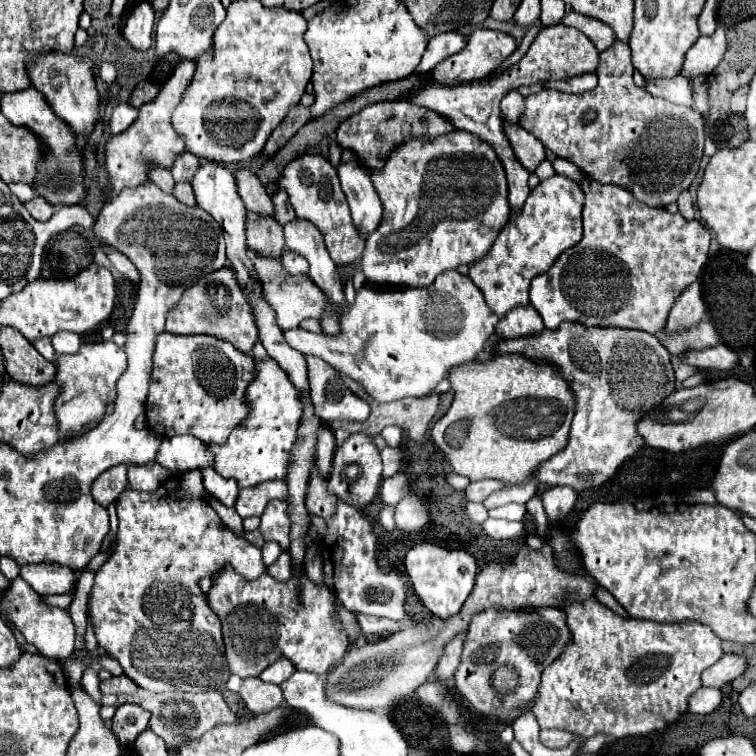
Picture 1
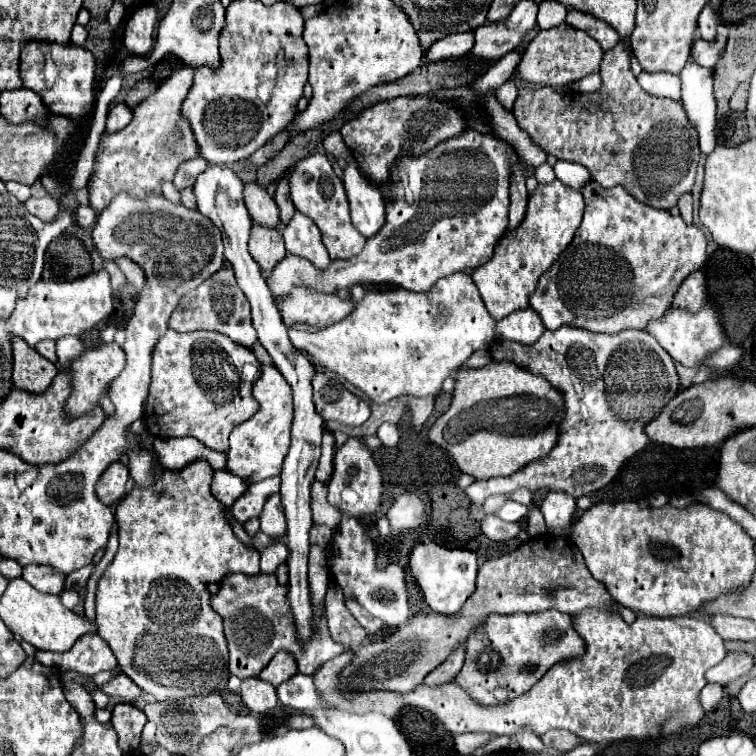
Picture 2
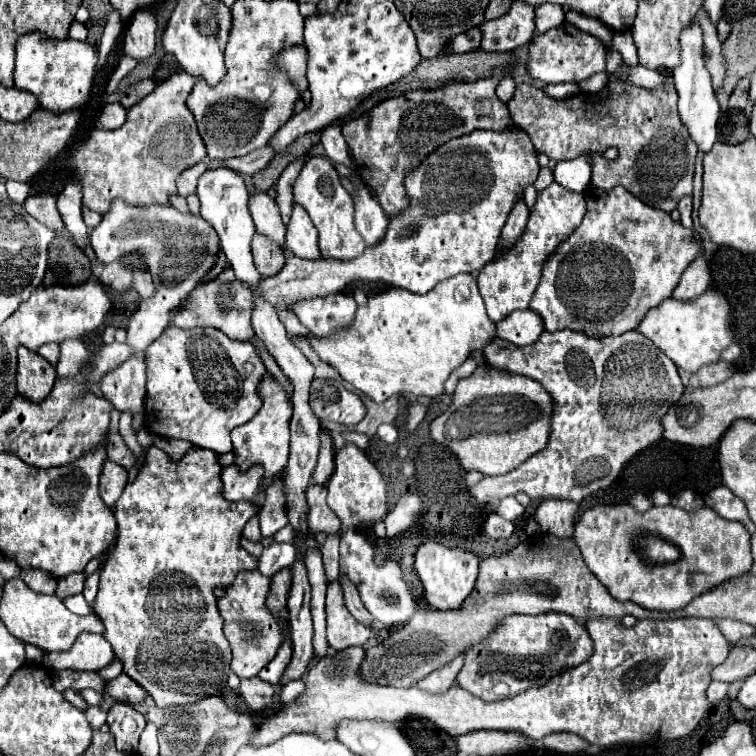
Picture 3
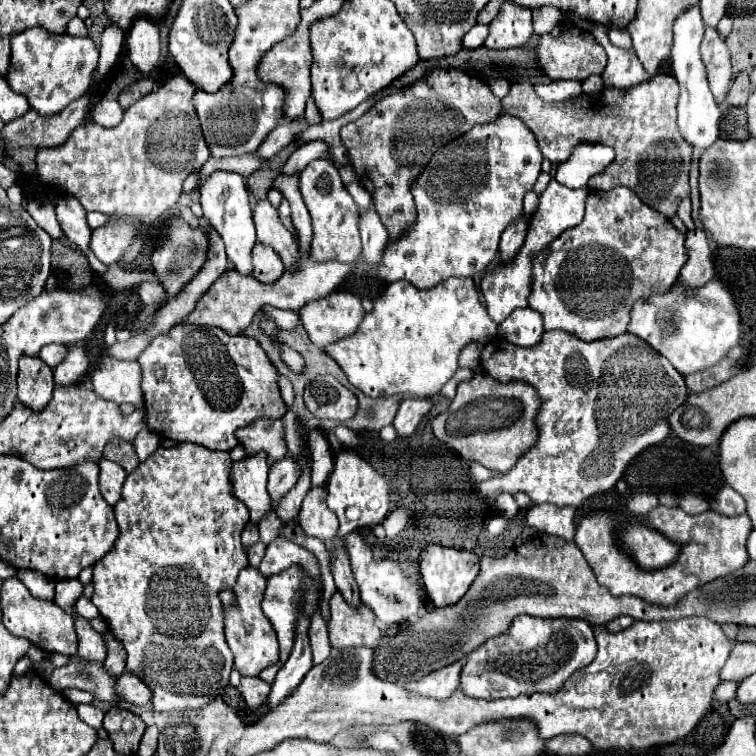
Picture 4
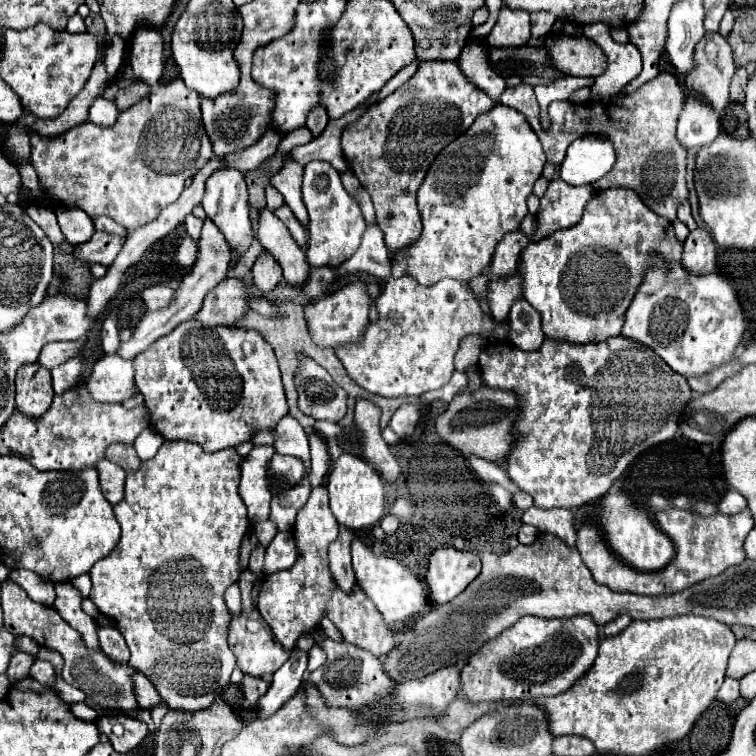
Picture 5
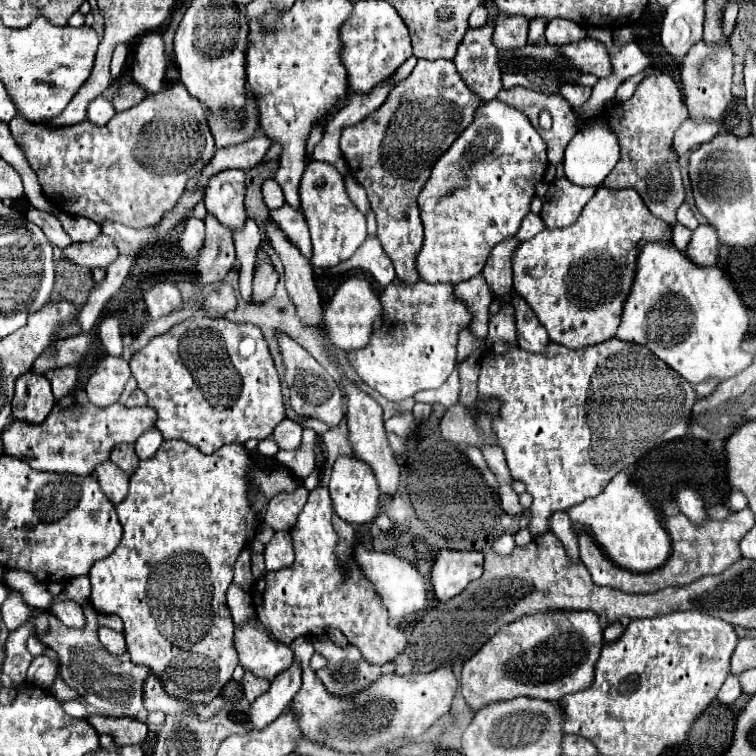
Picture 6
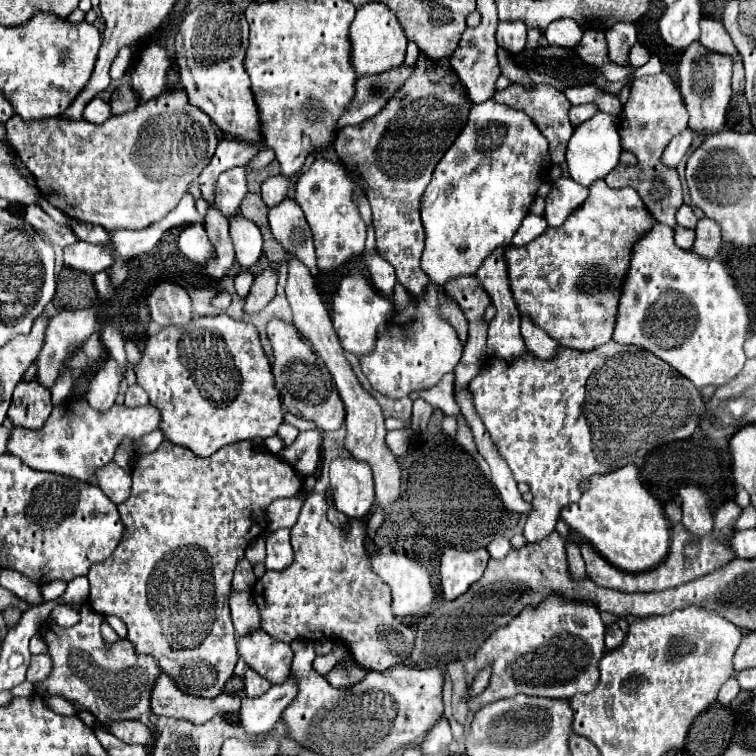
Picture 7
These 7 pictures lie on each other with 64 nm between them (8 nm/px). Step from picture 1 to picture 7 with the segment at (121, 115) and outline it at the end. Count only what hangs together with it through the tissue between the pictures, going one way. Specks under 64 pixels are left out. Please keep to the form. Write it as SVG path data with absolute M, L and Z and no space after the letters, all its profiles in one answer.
M92 98L86 108L84 108L84 120L94 122L94 124L102 124L104 120L108 120L112 116L108 102L100 100L100 98Z

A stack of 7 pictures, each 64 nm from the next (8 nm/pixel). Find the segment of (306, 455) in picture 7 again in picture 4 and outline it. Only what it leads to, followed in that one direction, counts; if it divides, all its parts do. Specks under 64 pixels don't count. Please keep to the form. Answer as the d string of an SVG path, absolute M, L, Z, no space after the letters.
M292 456L284 460L276 460L268 472L268 494L272 498L272 506L290 490L300 478L300 464Z

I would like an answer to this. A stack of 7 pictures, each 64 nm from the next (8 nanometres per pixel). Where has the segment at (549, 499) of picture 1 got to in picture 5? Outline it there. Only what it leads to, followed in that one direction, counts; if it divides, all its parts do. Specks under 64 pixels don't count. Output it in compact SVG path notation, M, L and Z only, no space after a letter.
M528 508L522 516L524 524L532 524L542 532L550 532L558 536L564 544L574 548L576 544L576 528L574 528L574 514L572 510L540 510L540 508Z

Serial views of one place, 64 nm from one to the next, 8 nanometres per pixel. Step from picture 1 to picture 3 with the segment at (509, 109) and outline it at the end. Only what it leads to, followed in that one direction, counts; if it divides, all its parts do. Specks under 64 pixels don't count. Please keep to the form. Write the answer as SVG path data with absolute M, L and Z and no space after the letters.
M500 80L500 84L496 86L496 96L502 102L508 102L512 98L512 92L514 92L514 82L512 80Z

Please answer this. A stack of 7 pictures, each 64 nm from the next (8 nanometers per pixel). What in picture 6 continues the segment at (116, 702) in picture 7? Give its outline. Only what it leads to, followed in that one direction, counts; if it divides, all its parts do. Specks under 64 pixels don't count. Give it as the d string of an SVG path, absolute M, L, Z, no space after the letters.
M86 604L86 626L80 630L60 624L60 620L56 620L50 612L38 612L34 626L38 640L58 654L60 678L80 694L80 700L90 712L116 718L134 718L144 708L144 682L152 670L132 662L128 652L114 656L100 644L96 610L90 604Z

